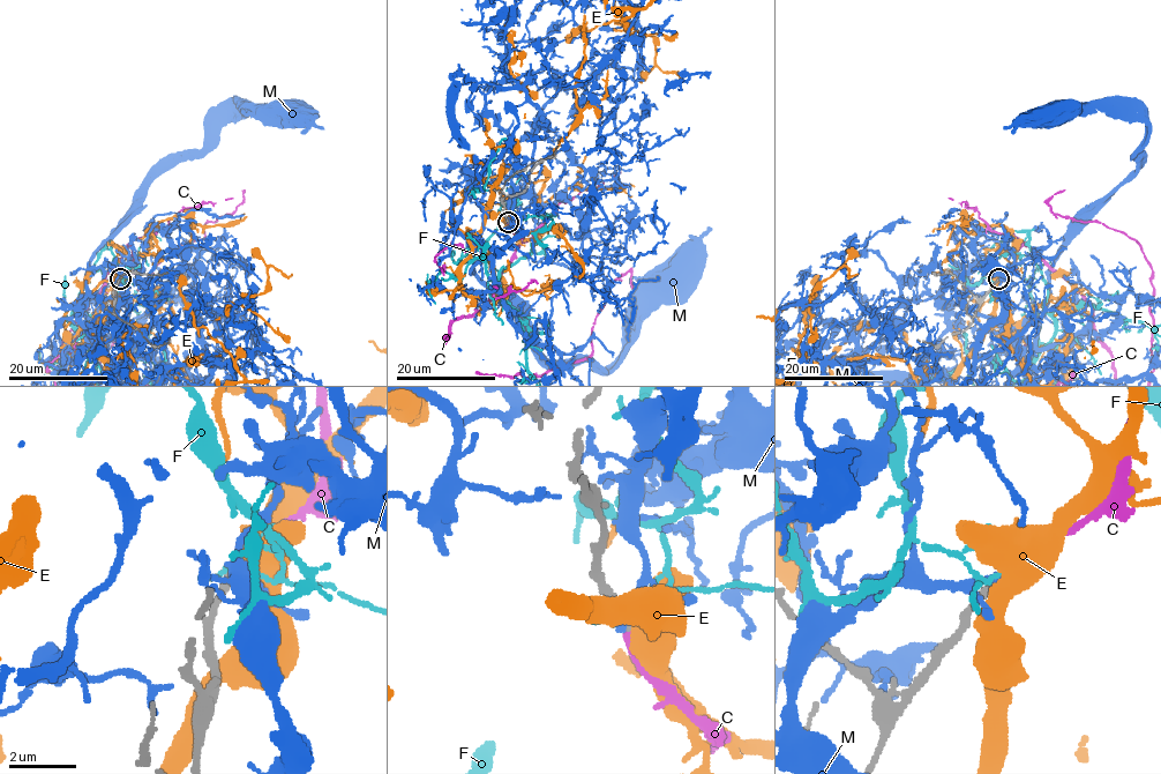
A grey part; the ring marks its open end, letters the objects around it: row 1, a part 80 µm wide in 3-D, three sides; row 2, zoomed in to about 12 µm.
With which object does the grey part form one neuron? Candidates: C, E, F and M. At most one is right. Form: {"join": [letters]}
{"join": ["C"]}

